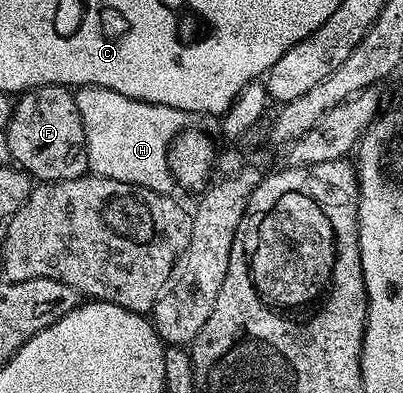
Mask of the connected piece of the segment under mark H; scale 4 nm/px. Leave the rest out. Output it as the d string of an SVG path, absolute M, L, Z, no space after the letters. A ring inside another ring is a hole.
M79 88L75 95L79 118L83 118L87 162L92 175L115 178L115 182L133 184L137 188L162 194L174 191L169 148L173 145L173 139L186 131L186 112L171 106L123 98L123 94L115 94L115 90L106 88Z

